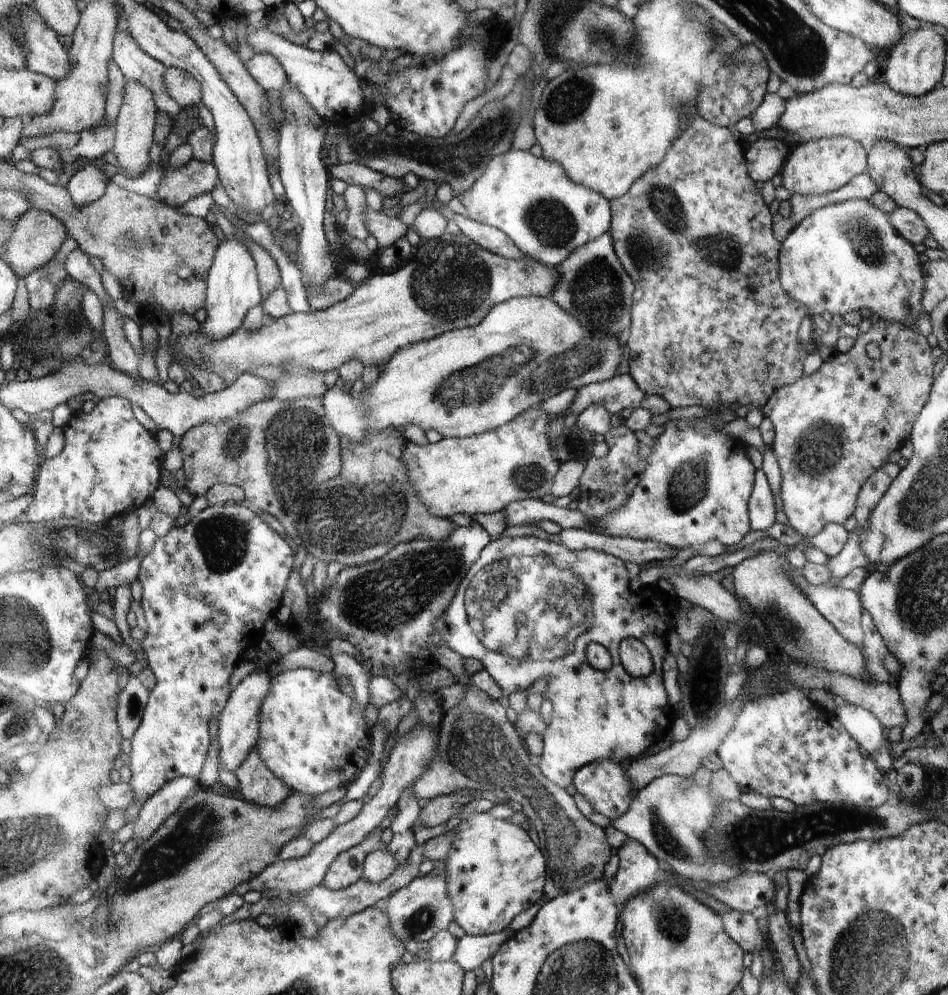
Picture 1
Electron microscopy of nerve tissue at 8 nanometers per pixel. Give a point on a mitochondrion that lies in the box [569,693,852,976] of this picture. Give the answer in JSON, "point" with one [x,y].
{"point":[665,837]}

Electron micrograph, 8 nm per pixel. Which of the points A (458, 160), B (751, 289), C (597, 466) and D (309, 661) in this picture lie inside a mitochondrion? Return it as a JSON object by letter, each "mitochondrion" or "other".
{"A":"mitochondrion","B":"other","C":"other","D":"other"}

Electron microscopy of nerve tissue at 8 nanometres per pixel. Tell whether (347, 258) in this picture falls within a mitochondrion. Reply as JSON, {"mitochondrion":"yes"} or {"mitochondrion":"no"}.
{"mitochondrion":"no"}

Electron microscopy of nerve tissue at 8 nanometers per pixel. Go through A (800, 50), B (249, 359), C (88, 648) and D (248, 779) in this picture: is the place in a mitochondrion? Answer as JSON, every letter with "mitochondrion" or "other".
{"A":"mitochondrion","B":"other","C":"other","D":"other"}

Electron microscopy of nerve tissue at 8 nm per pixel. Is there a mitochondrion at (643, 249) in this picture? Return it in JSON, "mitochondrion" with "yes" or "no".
{"mitochondrion":"yes"}

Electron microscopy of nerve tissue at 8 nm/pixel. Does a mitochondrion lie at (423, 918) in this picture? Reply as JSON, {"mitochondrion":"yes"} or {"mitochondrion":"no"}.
{"mitochondrion":"yes"}

